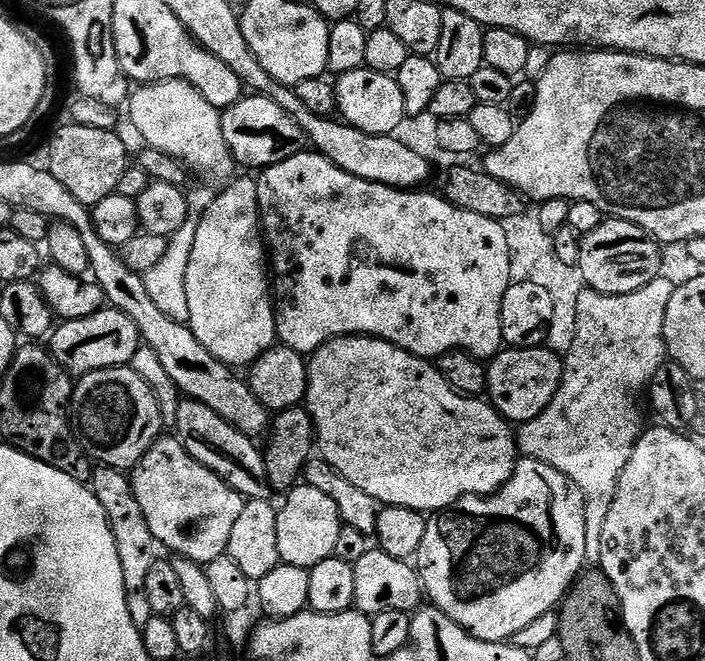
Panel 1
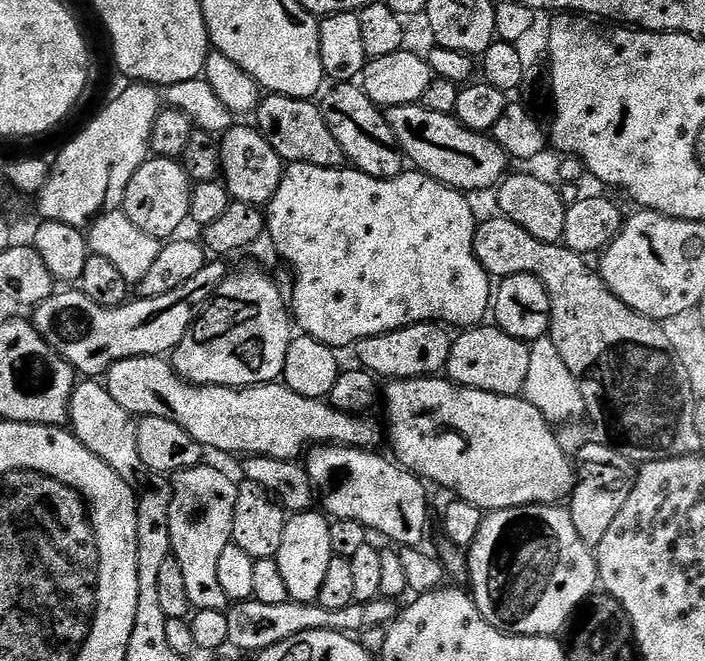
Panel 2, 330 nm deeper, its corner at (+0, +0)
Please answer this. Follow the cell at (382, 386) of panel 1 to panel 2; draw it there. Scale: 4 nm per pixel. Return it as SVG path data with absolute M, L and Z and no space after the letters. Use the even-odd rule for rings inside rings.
M425 378L423 380L394 380L387 385L386 396L388 396L392 401L388 404L388 432L386 428L386 436L392 439L392 452L391 455L400 463L401 466L408 469L410 472L416 473L421 480L425 482L431 482L433 480L436 484L441 484L444 488L449 488L452 491L451 495L453 497L470 502L474 506L478 506L482 510L495 510L497 508L517 508L518 506L526 506L527 504L560 504L561 502L567 501L572 494L572 488L576 484L576 474L574 471L573 461L570 459L569 453L565 452L564 448L560 445L560 439L557 433L554 431L553 425L549 423L548 419L543 416L534 406L530 404L527 400L521 398L520 396L495 396L489 392L483 392L482 390L474 390L473 388L464 388L460 384L454 384L451 380L447 378Z

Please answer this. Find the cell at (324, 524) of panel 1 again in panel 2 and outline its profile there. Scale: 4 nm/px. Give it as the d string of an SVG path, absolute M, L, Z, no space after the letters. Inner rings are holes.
M309 510L289 515L282 530L282 546L278 546L278 554L274 558L278 562L278 570L282 570L283 580L286 581L288 599L298 604L317 603L332 557L330 520L323 511Z

